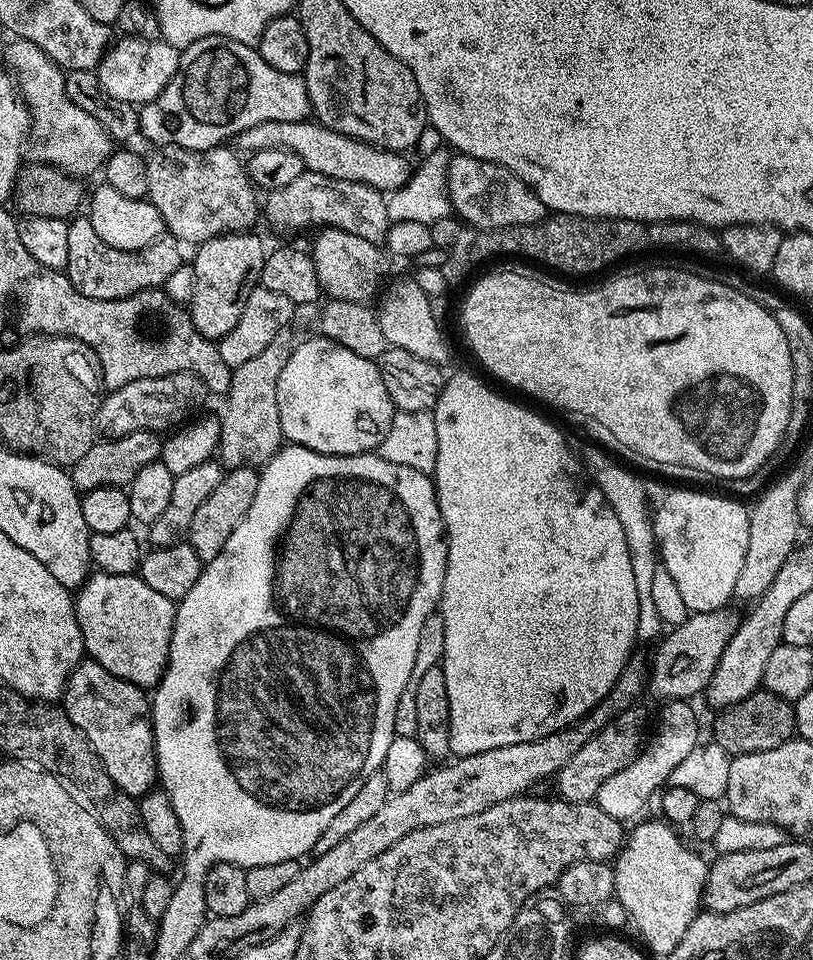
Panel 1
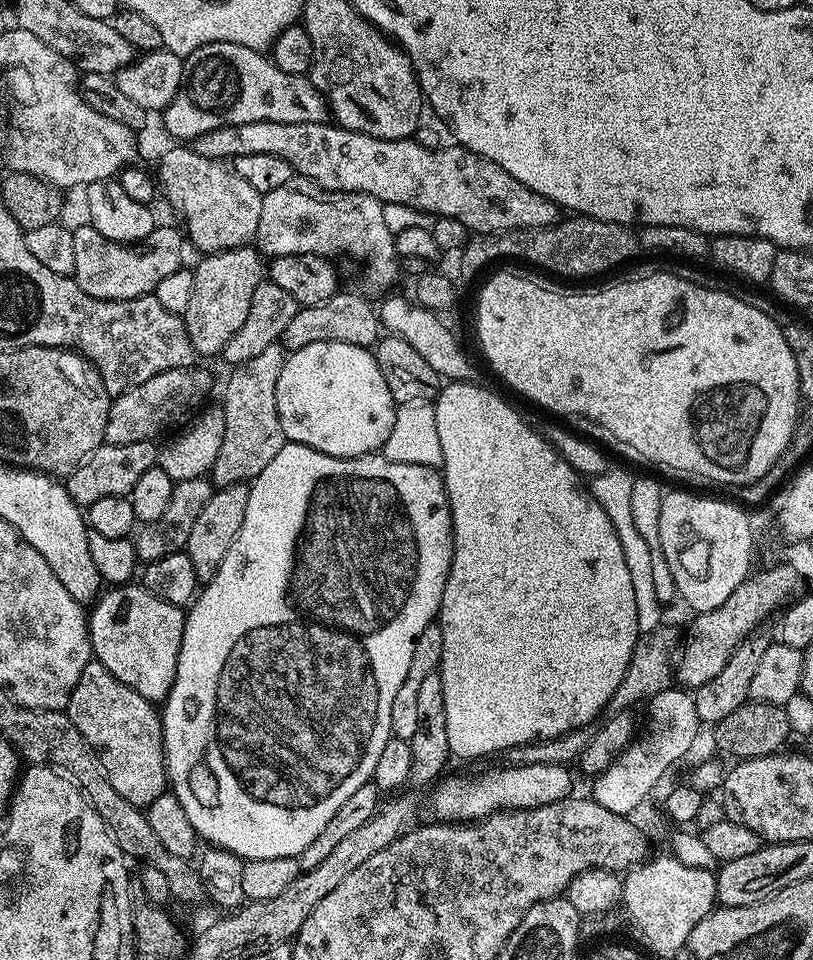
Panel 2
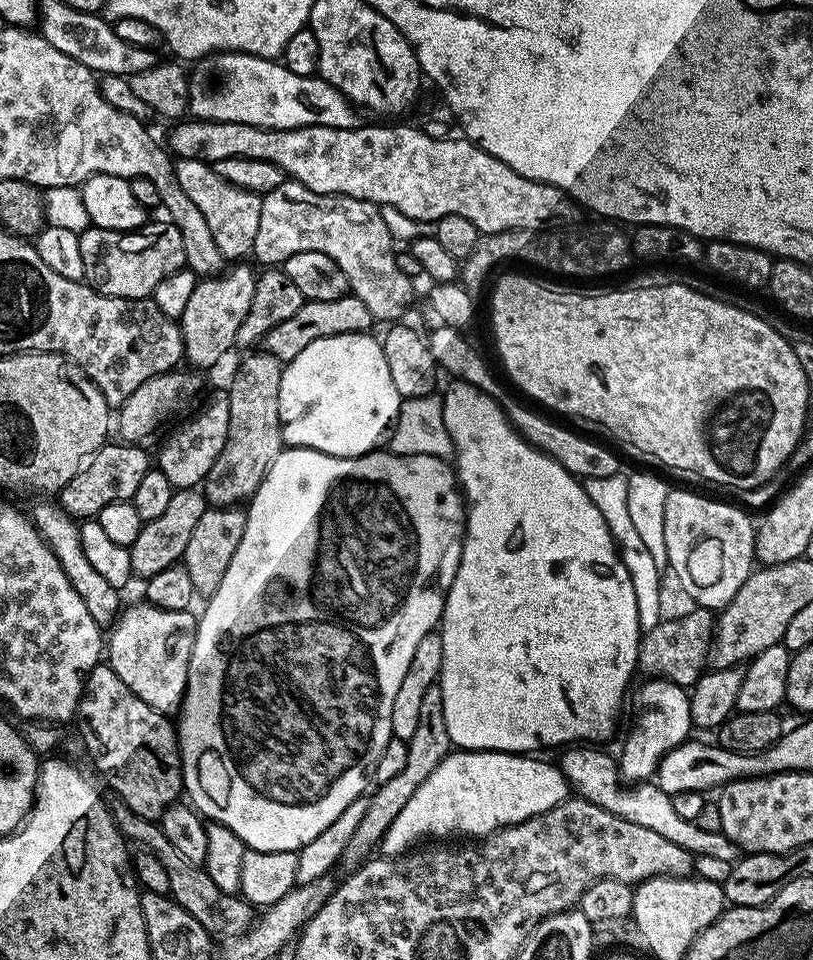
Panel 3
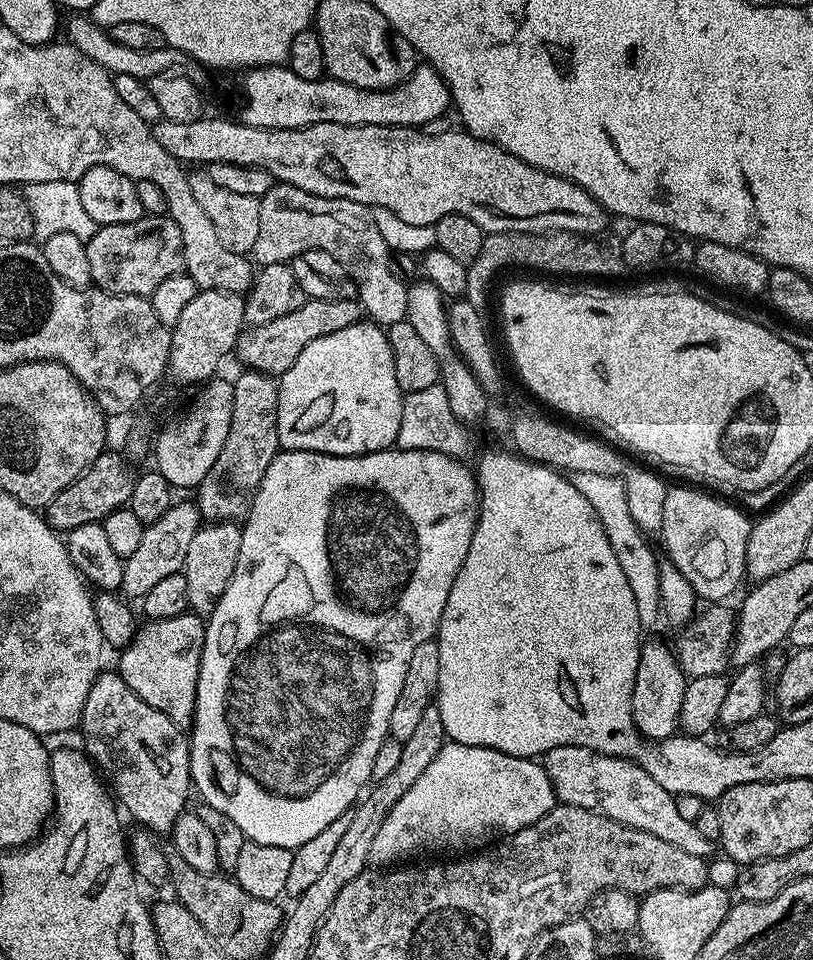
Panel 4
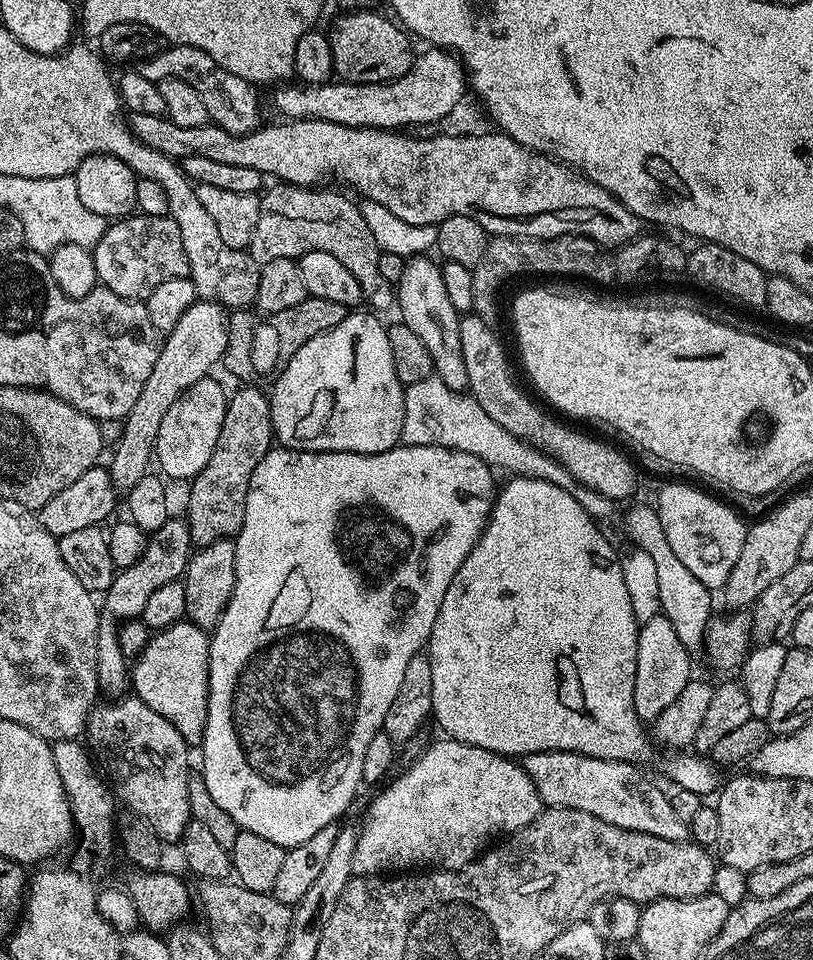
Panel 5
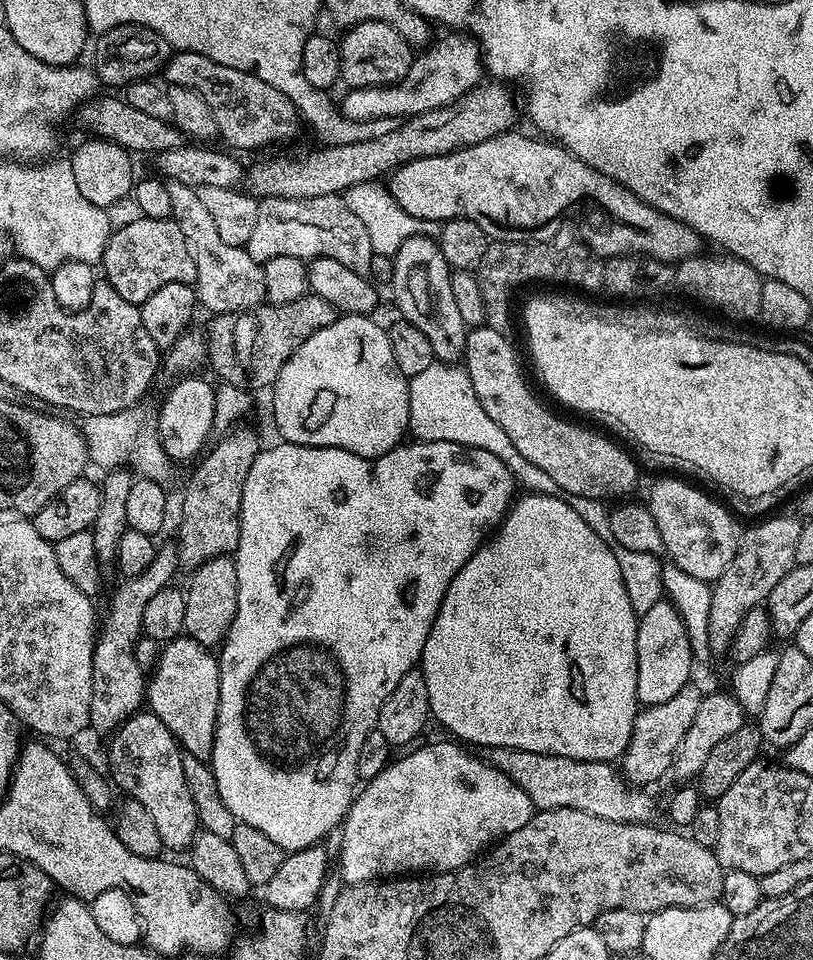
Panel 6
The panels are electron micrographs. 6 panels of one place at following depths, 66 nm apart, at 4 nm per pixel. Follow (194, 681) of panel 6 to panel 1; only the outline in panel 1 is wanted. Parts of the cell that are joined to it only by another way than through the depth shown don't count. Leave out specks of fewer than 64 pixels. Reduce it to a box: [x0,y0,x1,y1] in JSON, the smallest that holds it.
[74,570,176,690]

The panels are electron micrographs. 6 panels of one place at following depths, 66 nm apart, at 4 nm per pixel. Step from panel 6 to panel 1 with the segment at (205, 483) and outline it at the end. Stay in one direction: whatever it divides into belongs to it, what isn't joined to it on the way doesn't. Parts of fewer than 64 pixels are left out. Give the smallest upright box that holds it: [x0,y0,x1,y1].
[218,327,298,469]

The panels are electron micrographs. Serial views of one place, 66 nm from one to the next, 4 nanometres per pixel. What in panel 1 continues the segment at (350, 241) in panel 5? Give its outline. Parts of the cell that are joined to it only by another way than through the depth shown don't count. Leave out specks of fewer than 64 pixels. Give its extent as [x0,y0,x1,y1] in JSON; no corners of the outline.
[263,170,388,242]

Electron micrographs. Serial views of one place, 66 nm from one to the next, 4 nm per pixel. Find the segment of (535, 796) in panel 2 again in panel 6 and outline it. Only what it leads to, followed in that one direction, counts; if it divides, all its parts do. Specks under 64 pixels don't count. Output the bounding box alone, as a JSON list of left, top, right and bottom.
[338,742,534,885]

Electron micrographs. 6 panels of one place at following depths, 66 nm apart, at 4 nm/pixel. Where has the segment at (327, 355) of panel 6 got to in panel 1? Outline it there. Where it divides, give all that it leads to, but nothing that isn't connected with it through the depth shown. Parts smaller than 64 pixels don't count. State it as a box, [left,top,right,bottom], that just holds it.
[278,339,394,456]

